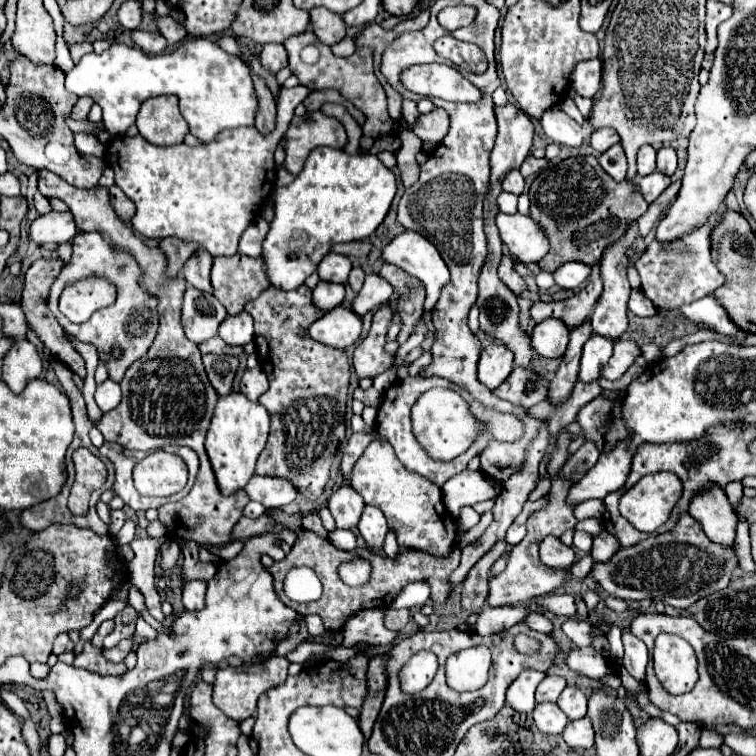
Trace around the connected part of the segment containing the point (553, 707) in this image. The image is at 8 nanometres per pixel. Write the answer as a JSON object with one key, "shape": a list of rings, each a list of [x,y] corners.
{"shape":[[[537,703],[535,711],[533,711],[533,719],[535,719],[535,725],[543,733],[553,733],[553,735],[563,733],[563,729],[569,721],[557,703]]]}

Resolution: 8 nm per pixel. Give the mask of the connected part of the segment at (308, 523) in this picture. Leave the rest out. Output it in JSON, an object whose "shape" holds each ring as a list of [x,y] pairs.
{"shape":[[[309,513],[309,515],[305,517],[305,525],[303,525],[303,527],[309,529],[309,531],[313,531],[313,533],[319,535],[319,537],[327,537],[325,527],[321,525],[321,519],[319,519],[315,513]]]}

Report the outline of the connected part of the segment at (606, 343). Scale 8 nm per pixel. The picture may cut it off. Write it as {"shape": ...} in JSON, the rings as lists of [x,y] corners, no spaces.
{"shape":[[[593,335],[583,345],[583,357],[581,357],[581,367],[579,367],[579,381],[583,381],[583,383],[597,381],[601,377],[601,369],[609,361],[611,353],[613,353],[613,341]]]}

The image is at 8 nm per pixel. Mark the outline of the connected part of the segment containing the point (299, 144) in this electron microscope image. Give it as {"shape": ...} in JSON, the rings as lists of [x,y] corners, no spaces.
{"shape":[[[321,111],[305,113],[303,117],[293,117],[289,131],[285,133],[287,139],[287,157],[285,169],[293,175],[299,175],[307,155],[321,145],[343,149],[347,145],[345,127],[335,119],[327,117]]]}

